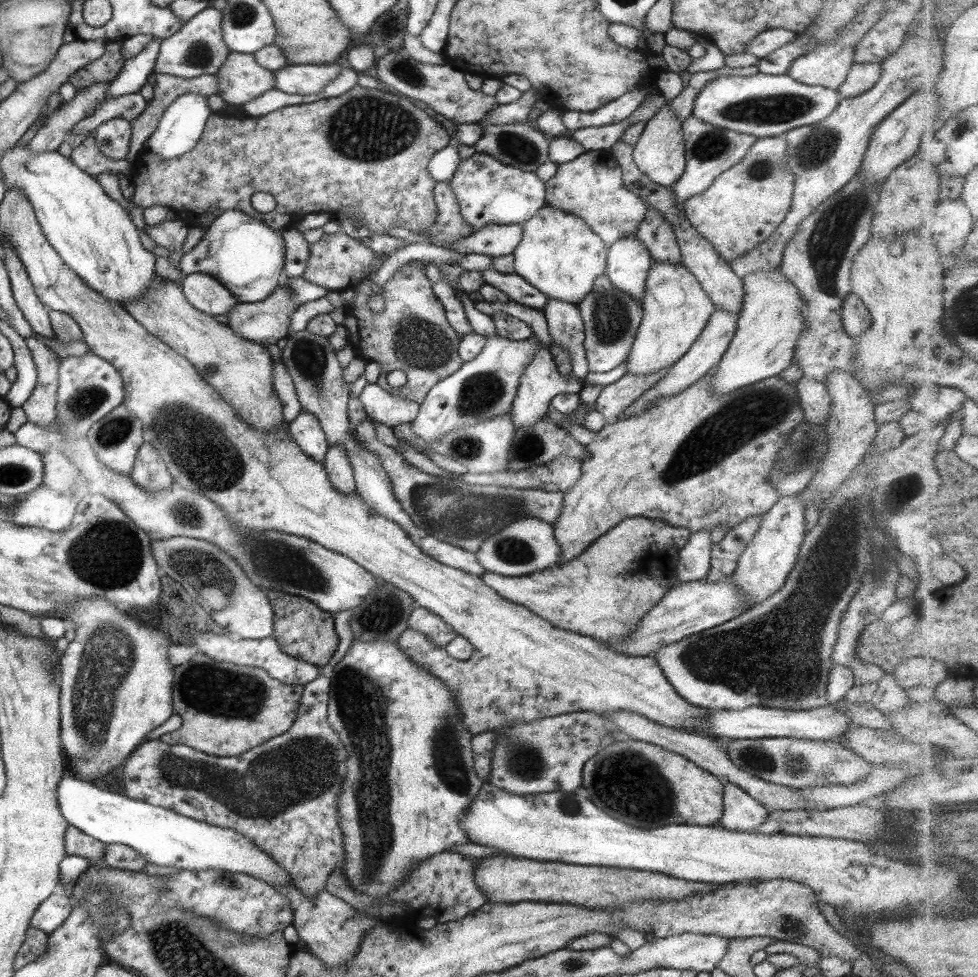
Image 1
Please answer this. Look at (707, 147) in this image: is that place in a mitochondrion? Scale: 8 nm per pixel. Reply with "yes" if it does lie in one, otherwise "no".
yes

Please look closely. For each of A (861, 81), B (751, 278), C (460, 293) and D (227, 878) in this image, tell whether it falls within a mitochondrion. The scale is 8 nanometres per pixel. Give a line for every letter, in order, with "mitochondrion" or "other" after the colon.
A: other
B: other
C: other
D: other

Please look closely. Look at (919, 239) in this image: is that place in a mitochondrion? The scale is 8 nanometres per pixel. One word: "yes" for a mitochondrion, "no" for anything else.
no

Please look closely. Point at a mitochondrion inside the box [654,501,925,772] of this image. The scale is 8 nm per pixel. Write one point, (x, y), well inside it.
(882, 568)

